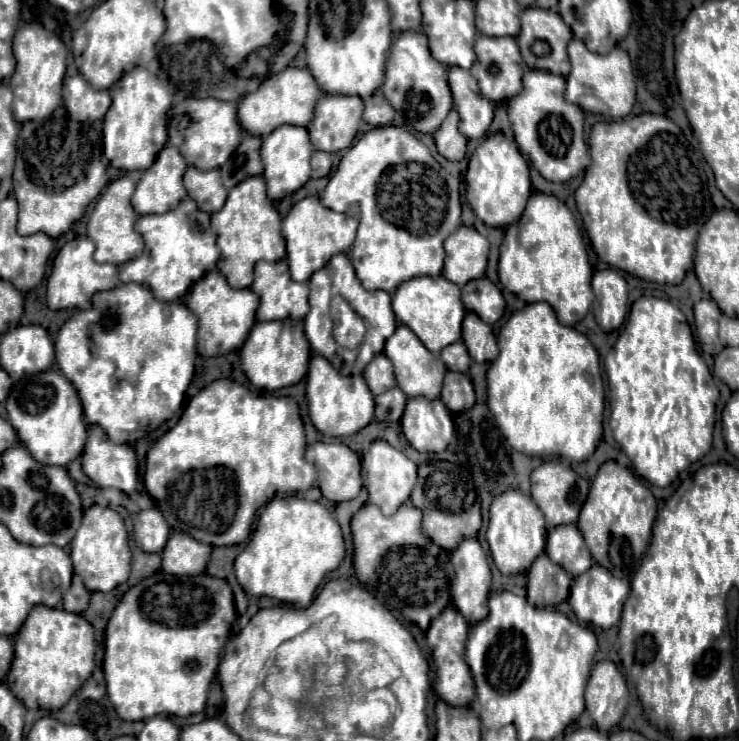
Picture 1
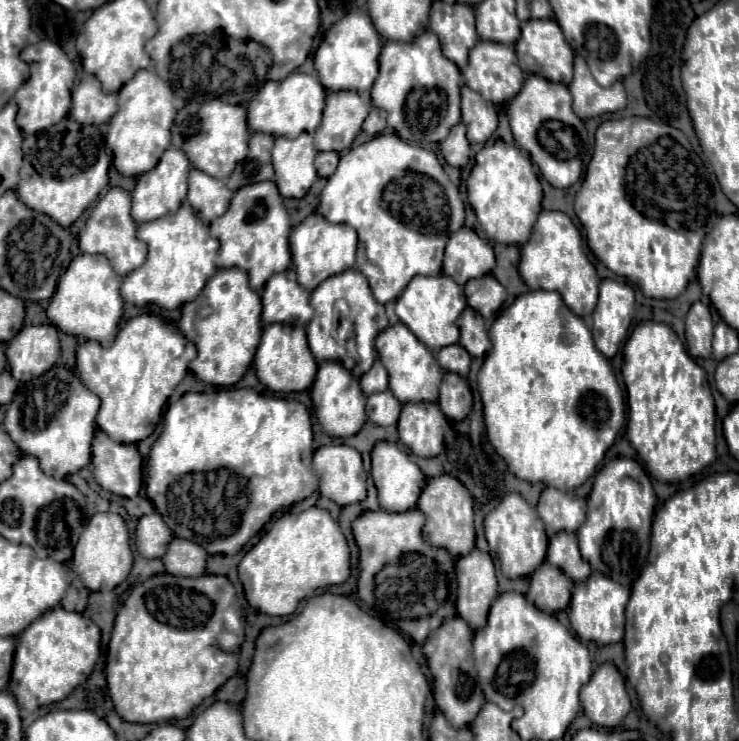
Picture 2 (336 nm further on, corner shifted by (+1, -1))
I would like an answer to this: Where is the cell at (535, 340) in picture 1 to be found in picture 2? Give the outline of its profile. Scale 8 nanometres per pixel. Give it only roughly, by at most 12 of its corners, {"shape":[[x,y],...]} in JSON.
{"shape":[[558,292],[490,328],[486,434],[526,482],[574,490],[624,396]]}

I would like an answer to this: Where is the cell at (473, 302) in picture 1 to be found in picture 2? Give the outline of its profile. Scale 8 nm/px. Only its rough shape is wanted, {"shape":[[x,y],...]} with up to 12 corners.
{"shape":[[492,274],[466,282],[468,306],[496,316],[506,288]]}

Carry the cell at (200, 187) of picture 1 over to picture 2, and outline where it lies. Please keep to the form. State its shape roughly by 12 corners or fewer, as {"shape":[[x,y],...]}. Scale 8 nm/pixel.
{"shape":[[190,170],[188,202],[210,224],[230,206],[224,180]]}

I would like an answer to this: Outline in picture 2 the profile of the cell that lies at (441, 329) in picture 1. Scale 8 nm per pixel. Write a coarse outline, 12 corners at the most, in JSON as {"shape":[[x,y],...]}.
{"shape":[[414,276],[398,318],[430,350],[458,342],[466,308],[448,276]]}

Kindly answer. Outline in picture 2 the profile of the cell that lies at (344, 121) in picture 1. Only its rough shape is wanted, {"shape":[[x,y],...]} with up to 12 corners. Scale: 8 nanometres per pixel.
{"shape":[[328,92],[316,148],[350,148],[370,104],[358,92]]}

